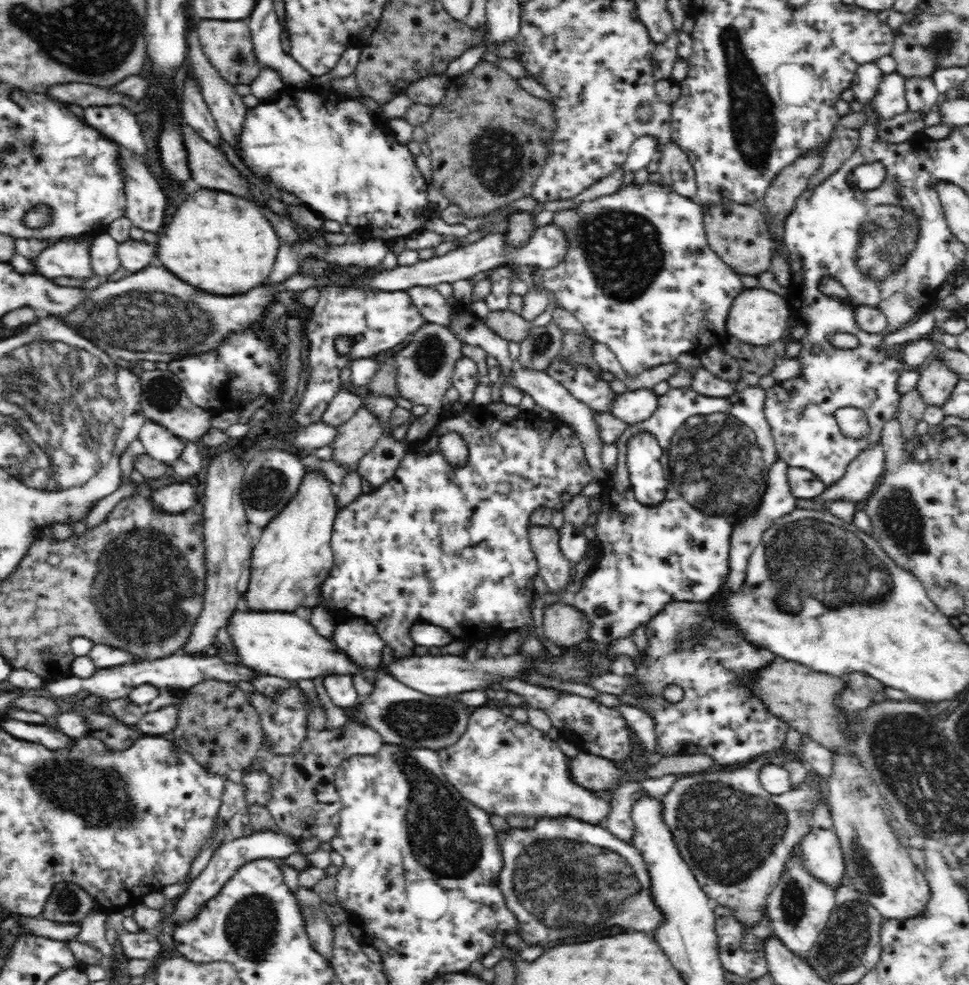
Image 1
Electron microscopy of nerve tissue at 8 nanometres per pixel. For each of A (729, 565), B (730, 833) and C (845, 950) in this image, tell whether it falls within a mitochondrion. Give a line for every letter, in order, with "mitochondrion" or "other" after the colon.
A: other
B: mitochondrion
C: mitochondrion

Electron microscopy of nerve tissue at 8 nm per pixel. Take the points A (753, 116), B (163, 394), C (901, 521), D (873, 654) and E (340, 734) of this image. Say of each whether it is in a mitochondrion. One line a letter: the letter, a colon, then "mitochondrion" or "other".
A: mitochondrion
B: mitochondrion
C: mitochondrion
D: other
E: other

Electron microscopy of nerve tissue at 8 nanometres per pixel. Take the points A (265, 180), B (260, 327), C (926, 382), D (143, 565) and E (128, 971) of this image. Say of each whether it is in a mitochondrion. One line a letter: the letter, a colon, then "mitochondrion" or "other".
A: other
B: other
C: other
D: mitochondrion
E: other

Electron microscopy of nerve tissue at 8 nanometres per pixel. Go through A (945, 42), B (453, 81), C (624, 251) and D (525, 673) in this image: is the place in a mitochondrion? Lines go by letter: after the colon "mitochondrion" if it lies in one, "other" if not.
A: mitochondrion
B: other
C: mitochondrion
D: other

